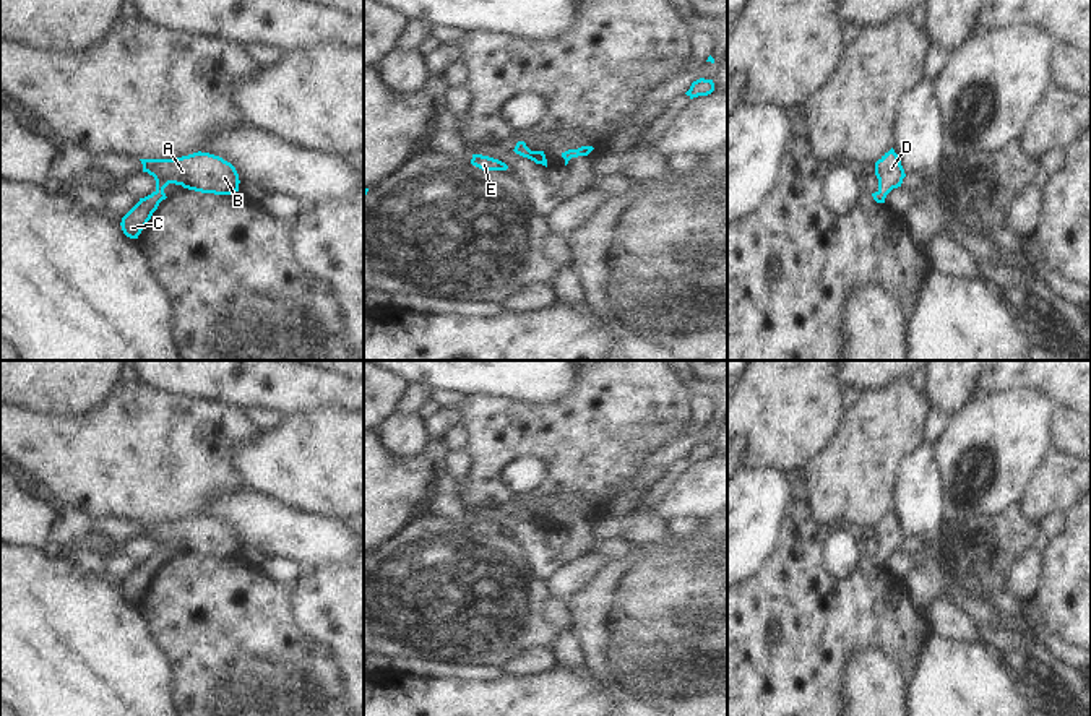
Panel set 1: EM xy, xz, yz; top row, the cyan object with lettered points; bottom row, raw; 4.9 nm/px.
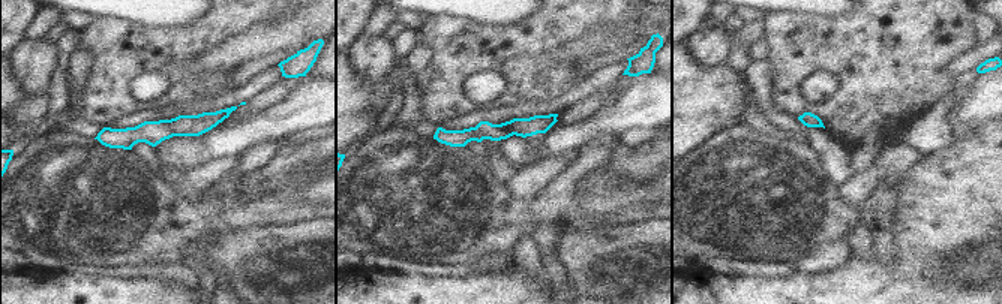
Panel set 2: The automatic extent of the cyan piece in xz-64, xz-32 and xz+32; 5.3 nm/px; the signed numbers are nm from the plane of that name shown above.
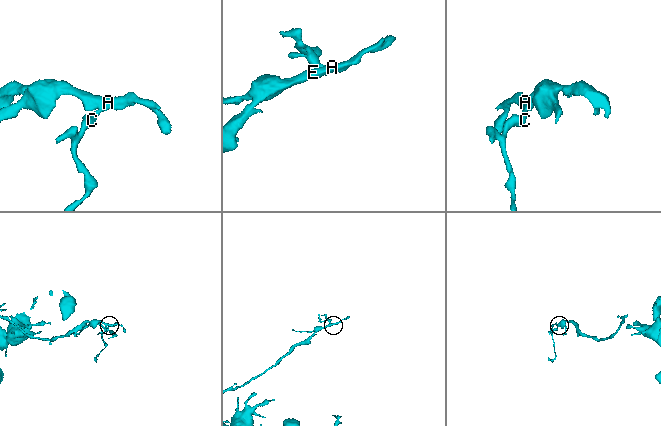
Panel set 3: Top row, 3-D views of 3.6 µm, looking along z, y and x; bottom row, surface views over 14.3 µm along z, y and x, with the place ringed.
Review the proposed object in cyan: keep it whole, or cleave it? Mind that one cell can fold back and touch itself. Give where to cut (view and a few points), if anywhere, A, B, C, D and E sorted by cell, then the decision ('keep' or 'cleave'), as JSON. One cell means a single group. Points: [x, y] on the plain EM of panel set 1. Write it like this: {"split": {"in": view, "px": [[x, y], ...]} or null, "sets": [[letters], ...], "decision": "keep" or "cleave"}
{"split": null, "sets": [["A", "B", "C", "D", "E"]], "decision": "keep"}

